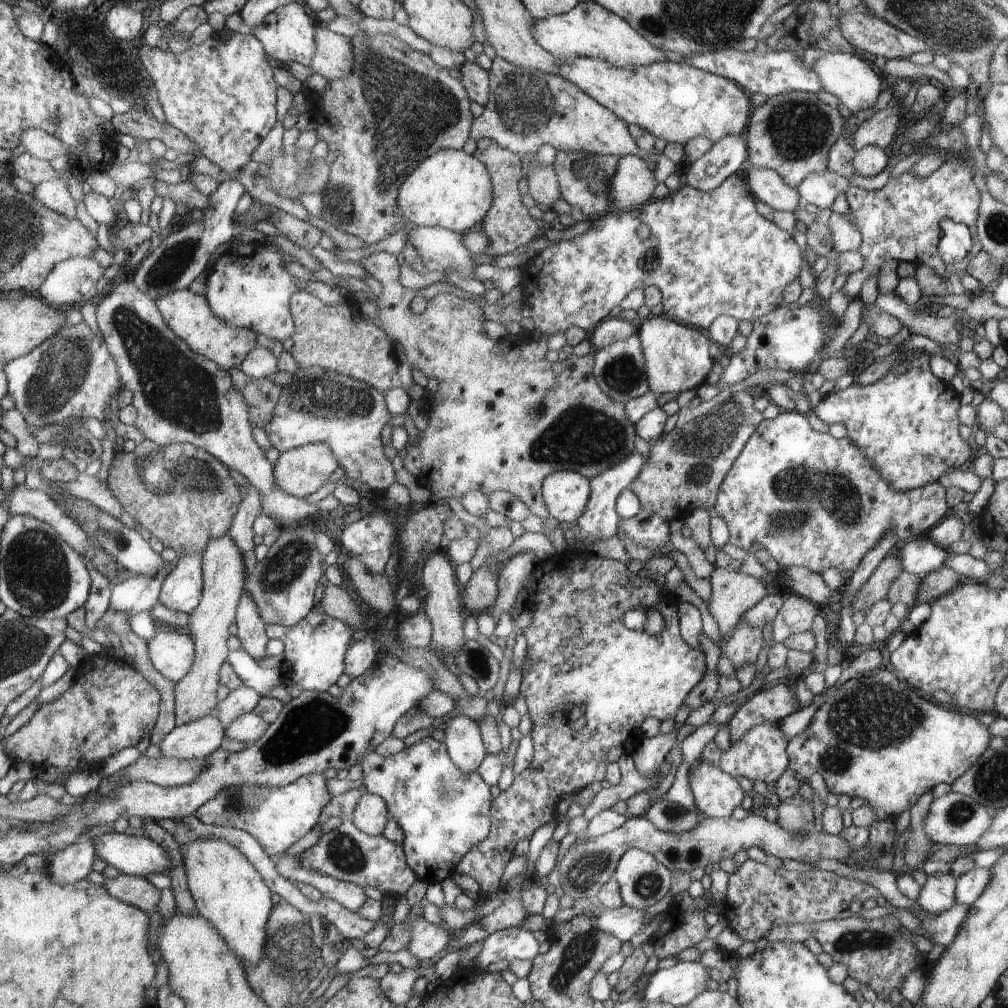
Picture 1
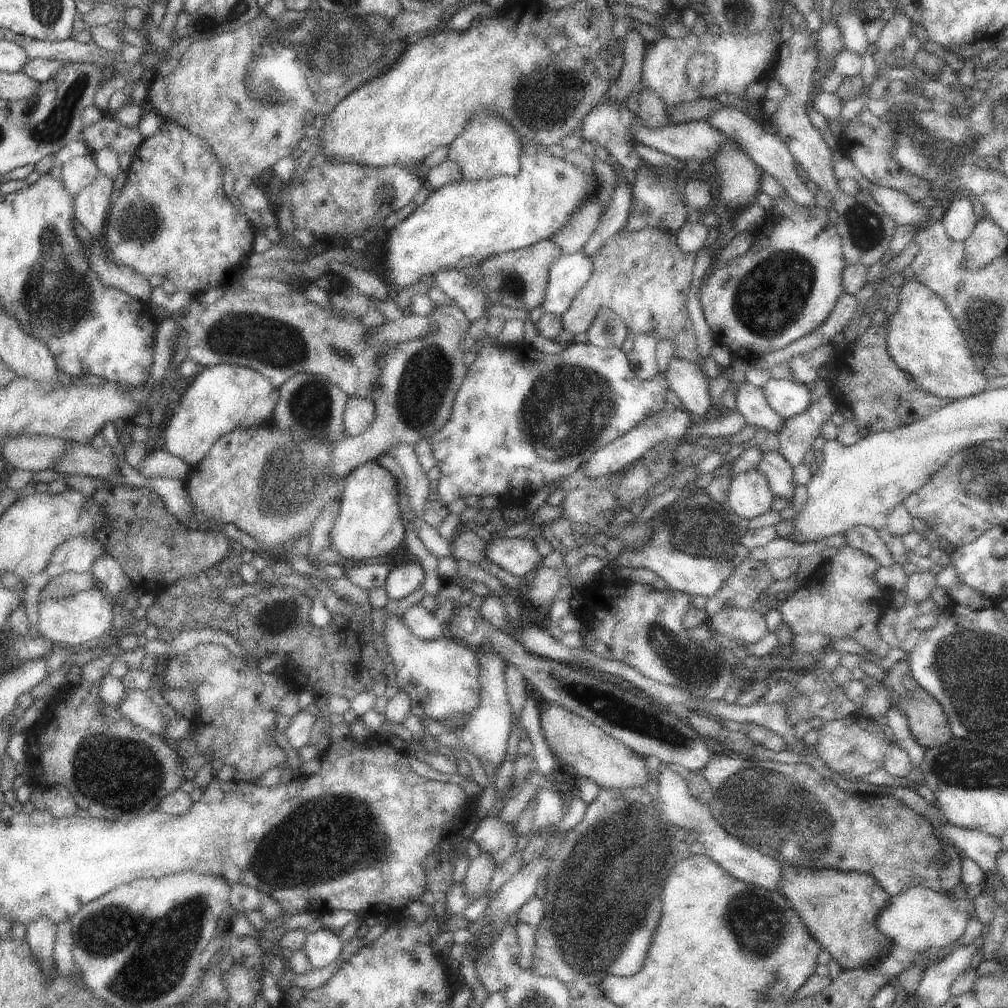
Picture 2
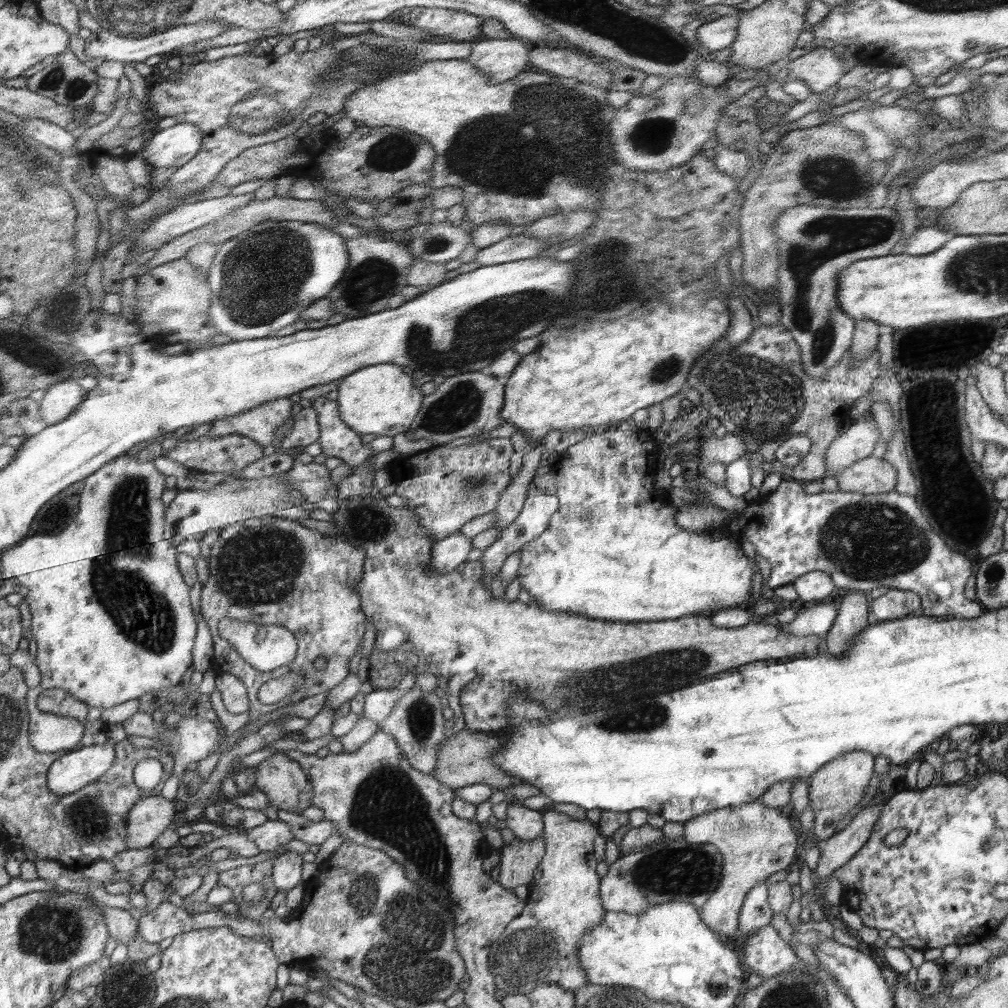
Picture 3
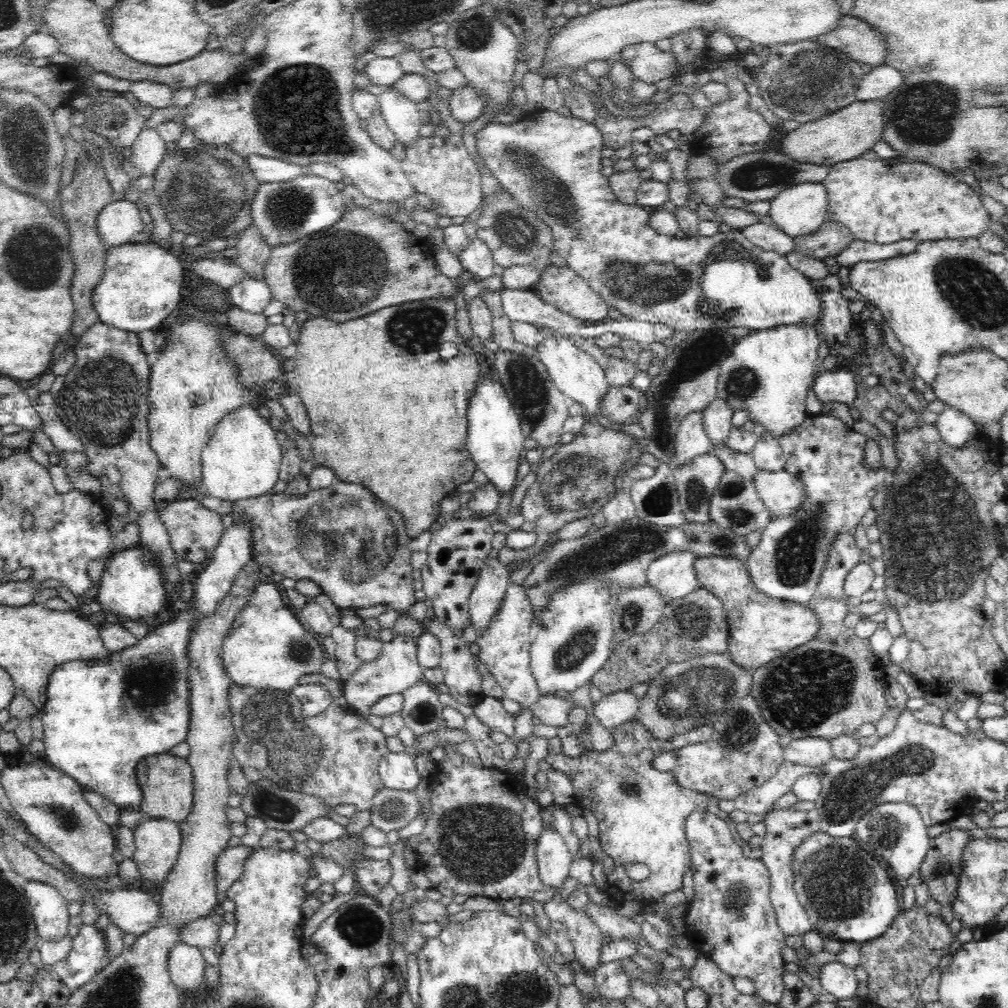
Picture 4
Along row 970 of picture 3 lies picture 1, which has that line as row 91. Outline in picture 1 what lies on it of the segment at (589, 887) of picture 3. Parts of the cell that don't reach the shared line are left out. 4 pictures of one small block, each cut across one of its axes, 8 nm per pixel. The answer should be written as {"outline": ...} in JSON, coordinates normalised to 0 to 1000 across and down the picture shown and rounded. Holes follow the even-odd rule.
{"outline":[[[495,57],[488,59],[485,73],[488,92],[468,127],[472,142],[486,137],[516,155],[530,153],[540,143],[550,145],[553,150],[576,150],[616,157],[633,155],[633,145],[623,133],[619,119],[563,78],[513,65]]]}

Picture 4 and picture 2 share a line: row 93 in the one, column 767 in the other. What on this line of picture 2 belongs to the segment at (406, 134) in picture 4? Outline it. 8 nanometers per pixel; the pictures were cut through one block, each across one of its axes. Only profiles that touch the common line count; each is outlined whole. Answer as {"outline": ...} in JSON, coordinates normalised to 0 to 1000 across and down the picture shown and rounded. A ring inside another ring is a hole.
{"outline":[[[764,376],[755,386],[764,405],[778,417],[798,409],[805,402],[802,383],[786,376]]]}

